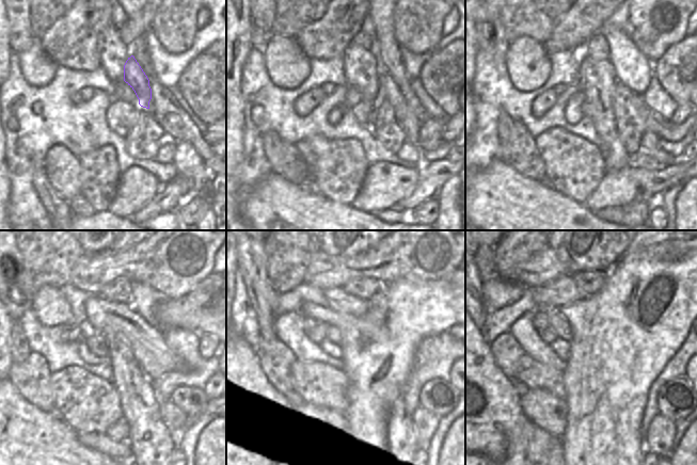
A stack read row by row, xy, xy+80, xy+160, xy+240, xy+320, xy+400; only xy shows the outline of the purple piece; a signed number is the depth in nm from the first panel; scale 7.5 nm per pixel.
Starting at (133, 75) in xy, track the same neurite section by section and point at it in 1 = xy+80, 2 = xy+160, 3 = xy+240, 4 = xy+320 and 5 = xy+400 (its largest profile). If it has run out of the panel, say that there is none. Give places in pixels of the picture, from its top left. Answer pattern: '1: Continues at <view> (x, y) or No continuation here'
1: Continues at xy+80 (387, 91)
2: Continues at xy+160 (650, 141)
3: Continues at xy+240 (190, 400)
4: Continues at xy+320 (439, 397)
5: Continues at xy+400 (677, 399).

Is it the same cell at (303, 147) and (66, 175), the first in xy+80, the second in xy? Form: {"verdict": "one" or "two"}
{"verdict": "one"}

